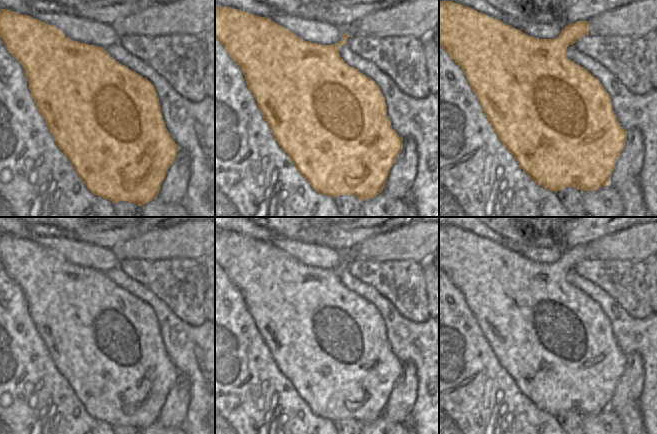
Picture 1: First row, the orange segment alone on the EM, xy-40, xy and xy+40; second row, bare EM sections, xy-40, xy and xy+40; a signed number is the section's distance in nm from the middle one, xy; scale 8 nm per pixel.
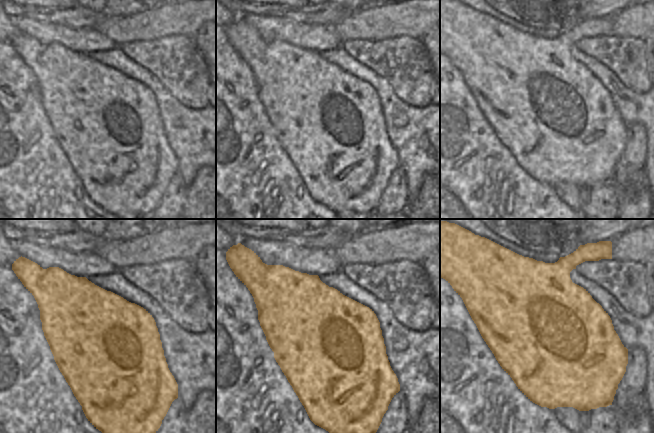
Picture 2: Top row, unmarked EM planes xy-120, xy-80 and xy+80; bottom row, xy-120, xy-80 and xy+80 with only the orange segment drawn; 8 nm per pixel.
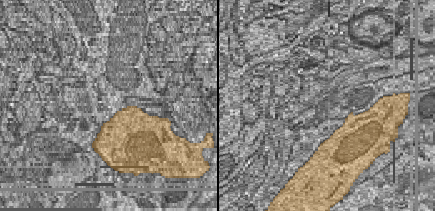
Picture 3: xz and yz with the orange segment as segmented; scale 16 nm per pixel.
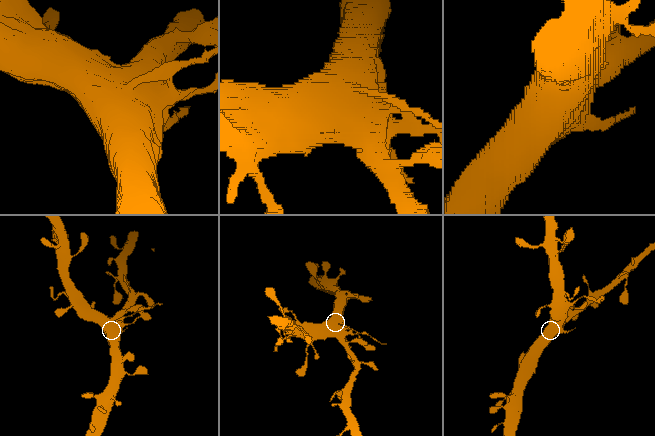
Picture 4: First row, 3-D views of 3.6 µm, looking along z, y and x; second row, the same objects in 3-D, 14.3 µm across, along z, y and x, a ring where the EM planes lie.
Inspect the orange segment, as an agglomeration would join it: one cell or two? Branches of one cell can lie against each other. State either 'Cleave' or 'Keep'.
Cleave.

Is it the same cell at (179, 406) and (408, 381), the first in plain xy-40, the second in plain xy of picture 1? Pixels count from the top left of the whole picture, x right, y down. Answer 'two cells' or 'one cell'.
one cell

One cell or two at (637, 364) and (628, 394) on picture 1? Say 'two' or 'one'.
one

